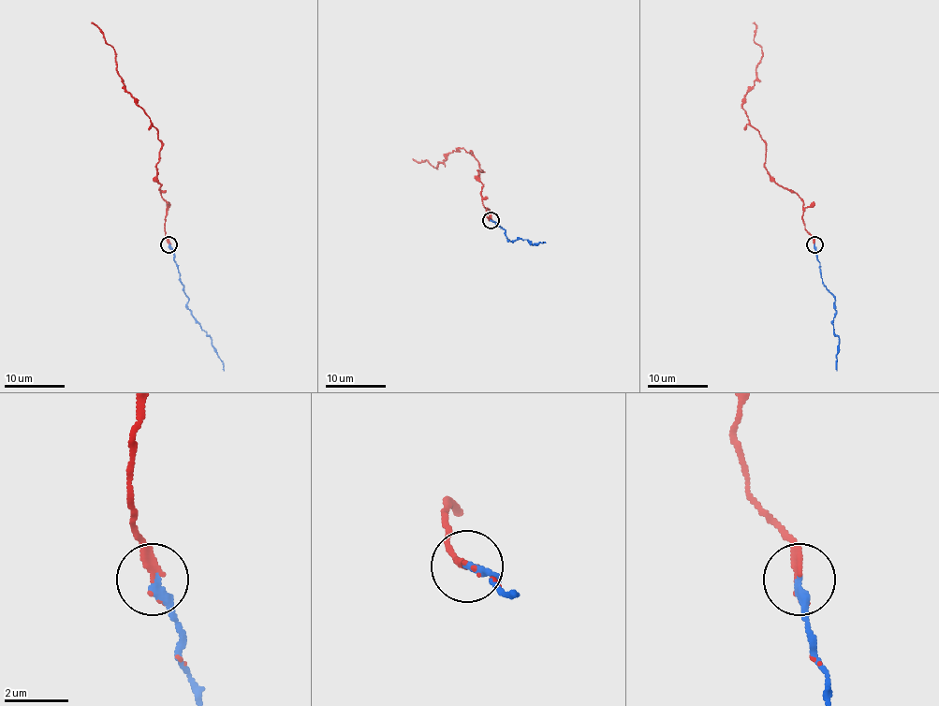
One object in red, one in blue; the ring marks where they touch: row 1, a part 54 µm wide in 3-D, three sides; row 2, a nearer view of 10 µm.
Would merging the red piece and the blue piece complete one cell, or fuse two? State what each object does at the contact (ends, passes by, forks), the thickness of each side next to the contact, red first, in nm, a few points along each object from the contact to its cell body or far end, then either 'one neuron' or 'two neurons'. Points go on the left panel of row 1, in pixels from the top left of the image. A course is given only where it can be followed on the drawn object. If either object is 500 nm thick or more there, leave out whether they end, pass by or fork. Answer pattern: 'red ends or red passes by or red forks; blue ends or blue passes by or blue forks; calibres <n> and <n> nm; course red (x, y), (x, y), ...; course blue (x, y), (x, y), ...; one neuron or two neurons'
red ends; blue ends; calibres 240 and 280 nm; course red (168, 244), (167, 202), (161, 194), (156, 166), (161, 141), (157, 131), (120, 78), (115, 51), (91, 23); course blue (168, 244), (177, 264), (181, 284), (188, 297), (186, 308), (211, 338), (211, 345), (225, 370); one neuron

